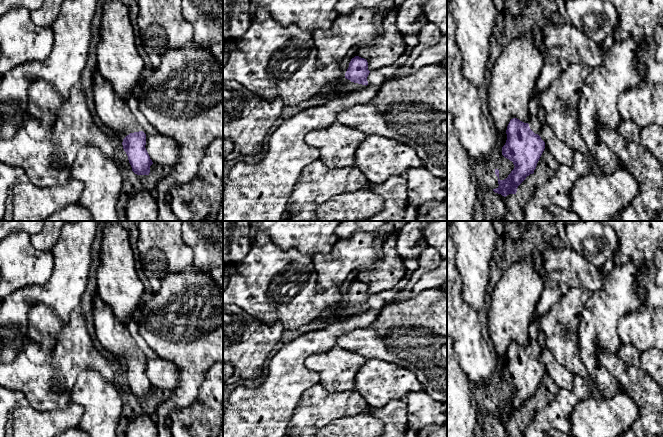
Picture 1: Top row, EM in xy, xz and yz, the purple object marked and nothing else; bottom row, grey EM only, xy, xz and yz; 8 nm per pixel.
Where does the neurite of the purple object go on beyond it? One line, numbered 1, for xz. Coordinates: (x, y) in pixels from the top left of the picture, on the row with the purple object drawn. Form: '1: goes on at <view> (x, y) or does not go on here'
1: goes on at xz (345, 86)

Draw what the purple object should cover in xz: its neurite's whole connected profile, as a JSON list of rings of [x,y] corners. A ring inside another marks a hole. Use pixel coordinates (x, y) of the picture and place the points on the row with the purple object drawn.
[[[355,56],[351,59],[349,67],[345,73],[345,79],[334,84],[338,94],[353,92],[368,85],[367,77],[368,62],[366,59]]]

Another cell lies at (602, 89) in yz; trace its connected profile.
[[[632,37],[614,42],[612,47],[606,52],[603,64],[592,68],[585,79],[577,108],[578,128],[591,157],[602,172],[606,174],[622,167],[622,164],[617,155],[598,137],[595,126],[599,122],[609,129],[614,129],[622,121],[617,104],[622,93],[636,87],[642,81],[642,72],[637,65],[636,54],[644,46],[644,44],[638,44]]]

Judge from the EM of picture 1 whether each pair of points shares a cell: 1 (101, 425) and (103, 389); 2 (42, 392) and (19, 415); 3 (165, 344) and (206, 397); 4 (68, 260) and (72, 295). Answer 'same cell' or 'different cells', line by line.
1: same cell
2: different cells
3: different cells
4: same cell

